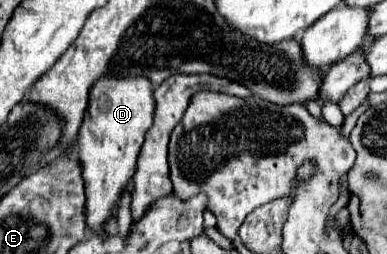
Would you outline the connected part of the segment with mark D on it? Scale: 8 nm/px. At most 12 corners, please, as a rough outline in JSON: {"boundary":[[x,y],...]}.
{"boundary":[[147,78],[93,84],[79,130],[85,224],[107,236],[153,124]]}

